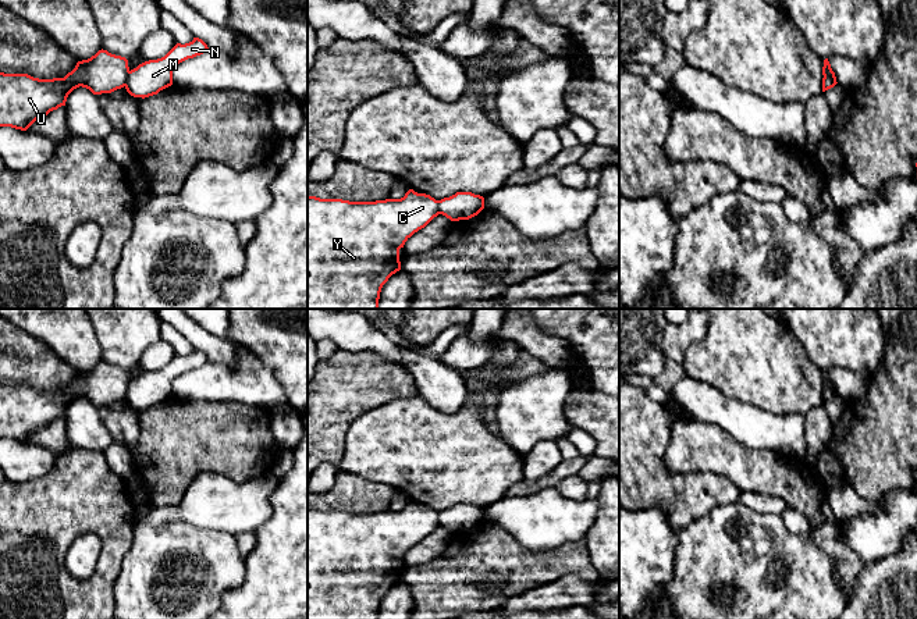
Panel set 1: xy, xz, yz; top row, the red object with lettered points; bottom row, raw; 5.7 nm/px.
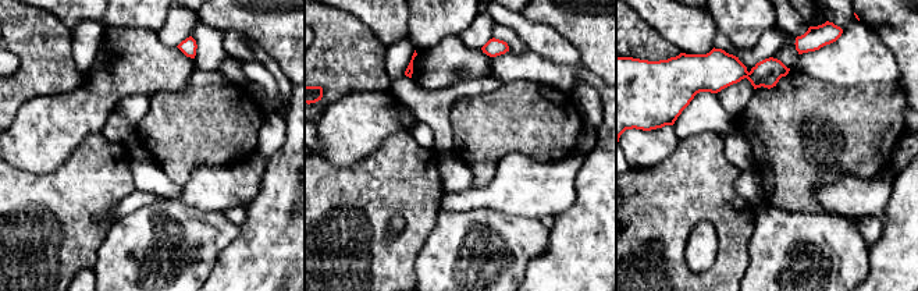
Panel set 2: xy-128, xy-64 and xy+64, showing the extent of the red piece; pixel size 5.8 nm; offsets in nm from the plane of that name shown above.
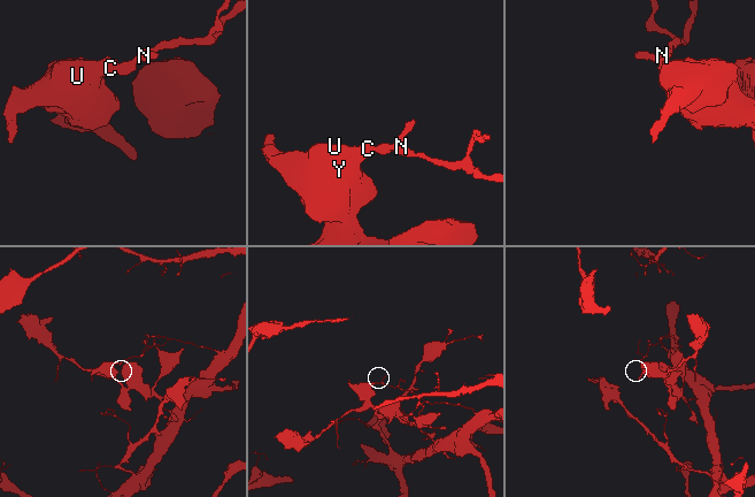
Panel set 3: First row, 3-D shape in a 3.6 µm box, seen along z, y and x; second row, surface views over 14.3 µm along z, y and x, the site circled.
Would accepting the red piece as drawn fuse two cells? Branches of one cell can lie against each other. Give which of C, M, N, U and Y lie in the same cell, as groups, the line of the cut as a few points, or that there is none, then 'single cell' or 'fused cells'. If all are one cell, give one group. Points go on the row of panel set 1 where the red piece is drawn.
C U Y / M N | xy (130, 71), (124, 85) | fused cells

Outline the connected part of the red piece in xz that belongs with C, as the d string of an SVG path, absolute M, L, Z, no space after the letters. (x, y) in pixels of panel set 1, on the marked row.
M409 189L401 199L349 202L308 196L308 309L378 309L383 285L401 270L399 249L438 216L438 200Z

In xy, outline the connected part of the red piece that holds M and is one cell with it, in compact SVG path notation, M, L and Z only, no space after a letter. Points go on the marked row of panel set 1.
M193 38L192 42L177 43L164 57L149 60L128 72L127 92L134 97L149 97L173 85L173 70L182 61L209 50L207 45Z

